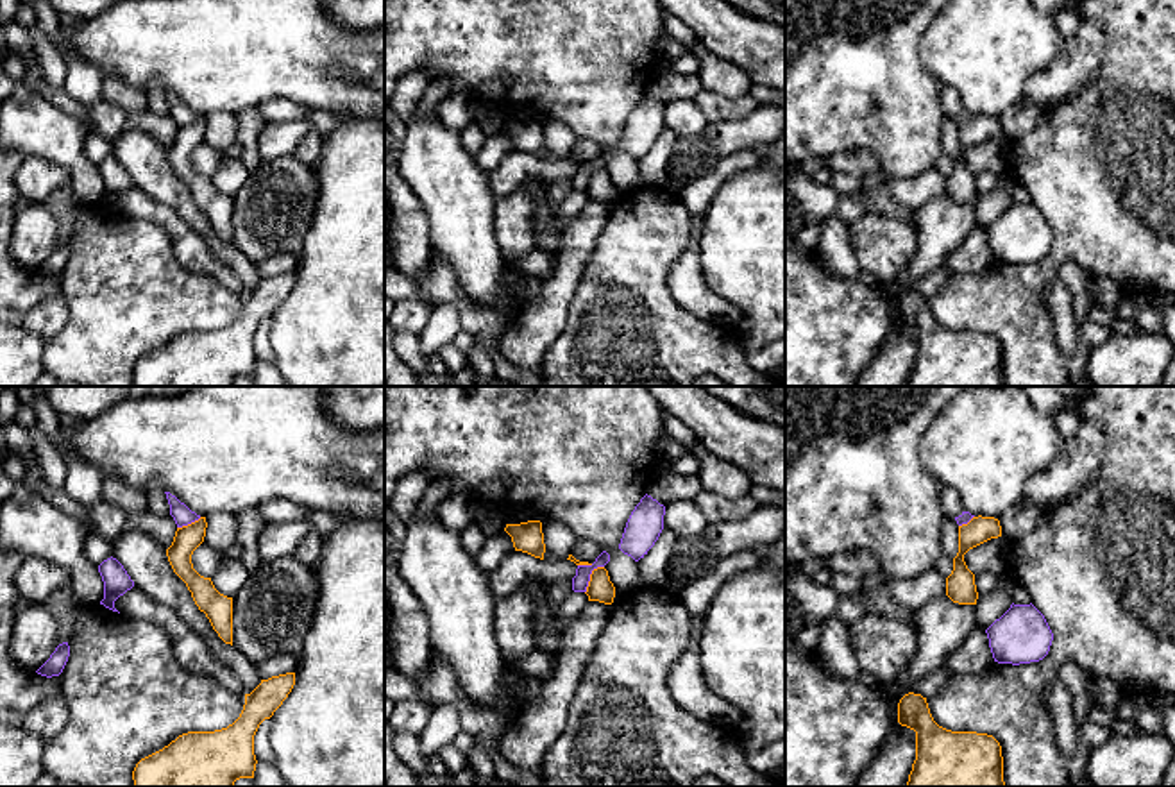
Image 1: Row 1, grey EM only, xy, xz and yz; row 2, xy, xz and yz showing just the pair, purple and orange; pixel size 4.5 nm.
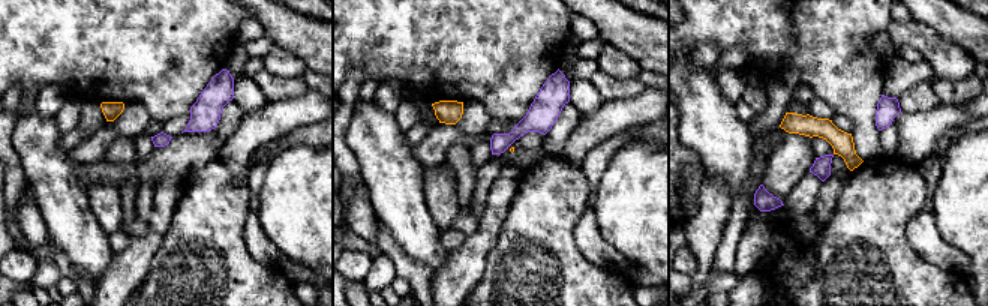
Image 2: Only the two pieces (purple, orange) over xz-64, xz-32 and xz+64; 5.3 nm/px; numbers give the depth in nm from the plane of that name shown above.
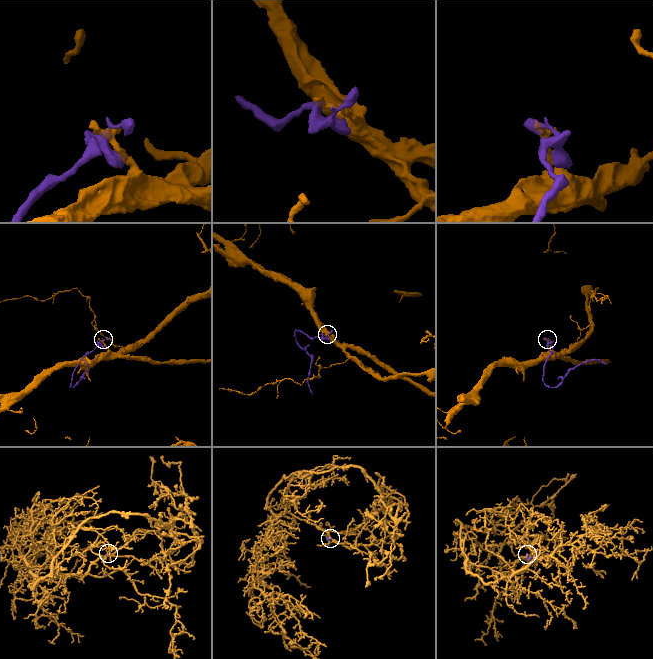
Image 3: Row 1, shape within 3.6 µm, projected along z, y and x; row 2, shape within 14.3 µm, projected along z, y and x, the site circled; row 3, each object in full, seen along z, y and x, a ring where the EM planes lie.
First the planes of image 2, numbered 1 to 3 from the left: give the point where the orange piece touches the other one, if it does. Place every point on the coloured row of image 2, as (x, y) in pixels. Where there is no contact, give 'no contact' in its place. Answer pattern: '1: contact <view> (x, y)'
1: no contact
2: no contact
3: no contact

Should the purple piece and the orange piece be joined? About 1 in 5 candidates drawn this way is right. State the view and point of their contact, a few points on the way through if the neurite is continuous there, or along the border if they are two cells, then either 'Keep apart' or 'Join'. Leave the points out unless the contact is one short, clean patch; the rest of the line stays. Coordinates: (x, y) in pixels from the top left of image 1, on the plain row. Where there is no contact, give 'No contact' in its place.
Touches purple at xz (589, 176). Boundary: xz (603, 165), (592, 170), (585, 192). Keep apart

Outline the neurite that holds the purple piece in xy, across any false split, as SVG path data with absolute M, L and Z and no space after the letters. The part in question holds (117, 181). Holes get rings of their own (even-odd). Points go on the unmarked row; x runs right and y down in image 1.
M113 156L98 165L98 172L104 181L104 199L100 200L100 204L113 211L118 211L114 207L114 200L127 190L131 190L134 186L134 181L131 179L123 165Z

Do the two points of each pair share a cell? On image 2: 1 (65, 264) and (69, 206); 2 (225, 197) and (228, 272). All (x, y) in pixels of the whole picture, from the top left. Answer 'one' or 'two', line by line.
1: two
2: one

